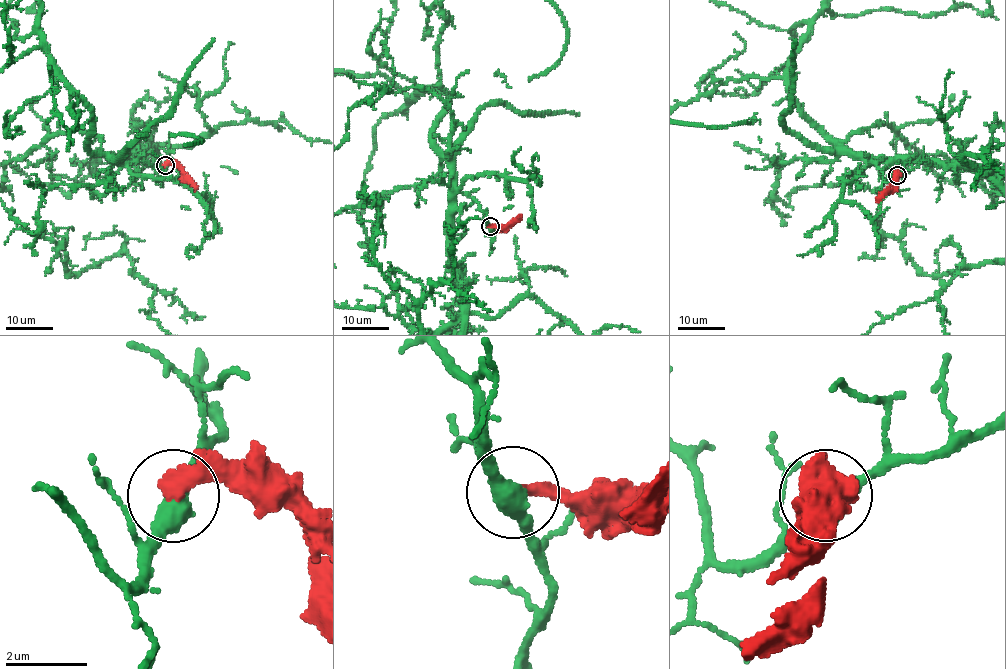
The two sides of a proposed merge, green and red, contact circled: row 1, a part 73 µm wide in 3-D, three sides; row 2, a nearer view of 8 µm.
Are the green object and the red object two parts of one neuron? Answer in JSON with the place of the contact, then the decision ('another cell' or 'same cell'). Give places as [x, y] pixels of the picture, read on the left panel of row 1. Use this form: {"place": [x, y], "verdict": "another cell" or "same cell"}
{"place": [165, 165], "verdict": "another cell"}

